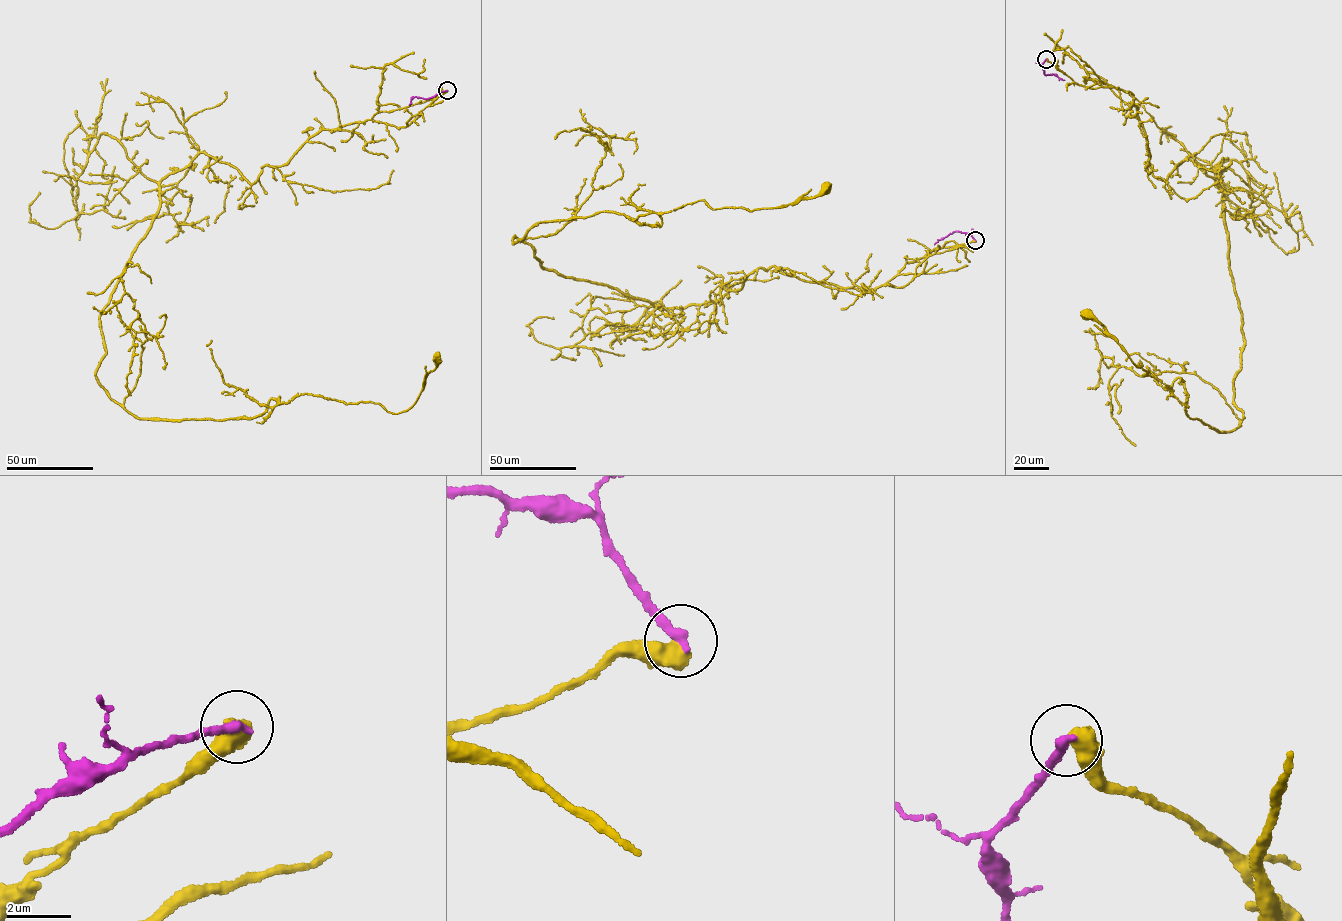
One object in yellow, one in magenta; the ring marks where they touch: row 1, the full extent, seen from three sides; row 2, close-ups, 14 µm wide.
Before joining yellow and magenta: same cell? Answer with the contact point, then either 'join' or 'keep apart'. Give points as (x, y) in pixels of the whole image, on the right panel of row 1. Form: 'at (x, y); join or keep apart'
at (1046, 59); keep apart

